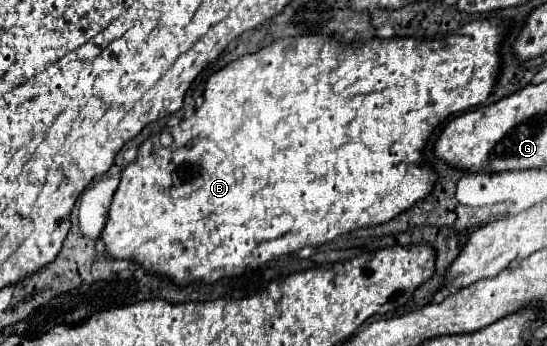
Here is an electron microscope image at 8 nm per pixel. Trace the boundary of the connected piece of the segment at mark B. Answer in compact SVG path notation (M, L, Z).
M479 19L473 21L473 37L469 35L443 35L439 39L371 39L361 45L343 45L335 39L323 37L299 37L299 39L281 39L261 49L259 53L245 55L219 73L215 73L205 87L203 105L193 113L193 117L181 121L173 131L173 145L163 147L159 135L149 137L137 153L137 159L129 163L121 175L119 187L113 195L107 223L101 231L101 243L105 245L105 253L113 259L129 259L135 265L149 269L153 273L161 273L175 281L177 285L187 285L191 281L207 281L217 283L225 277L241 277L245 269L259 267L271 259L277 259L287 253L301 251L303 247L319 247L327 241L333 241L339 235L351 233L355 229L381 225L391 221L401 211L409 209L415 201L427 197L433 189L437 175L423 163L421 151L431 135L431 131L443 123L447 117L467 111L471 107L481 105L499 75L499 43L503 39L503 23L497 19Z

